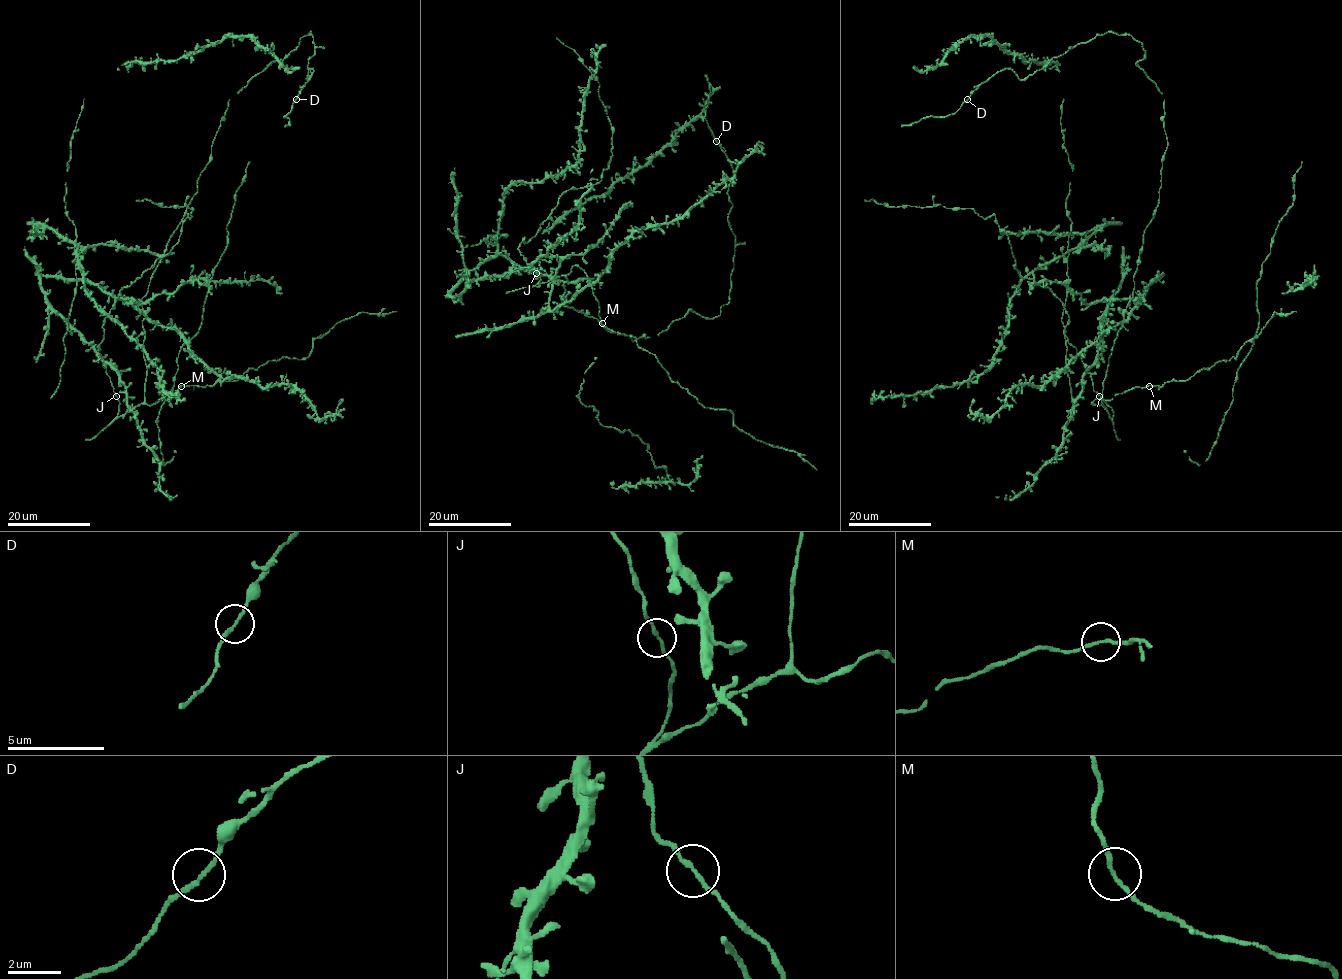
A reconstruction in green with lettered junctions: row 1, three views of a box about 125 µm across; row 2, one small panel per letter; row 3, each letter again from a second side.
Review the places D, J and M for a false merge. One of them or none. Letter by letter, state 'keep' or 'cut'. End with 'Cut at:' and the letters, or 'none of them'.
D: keep
J: keep
M: keep
Cut at: none of them

